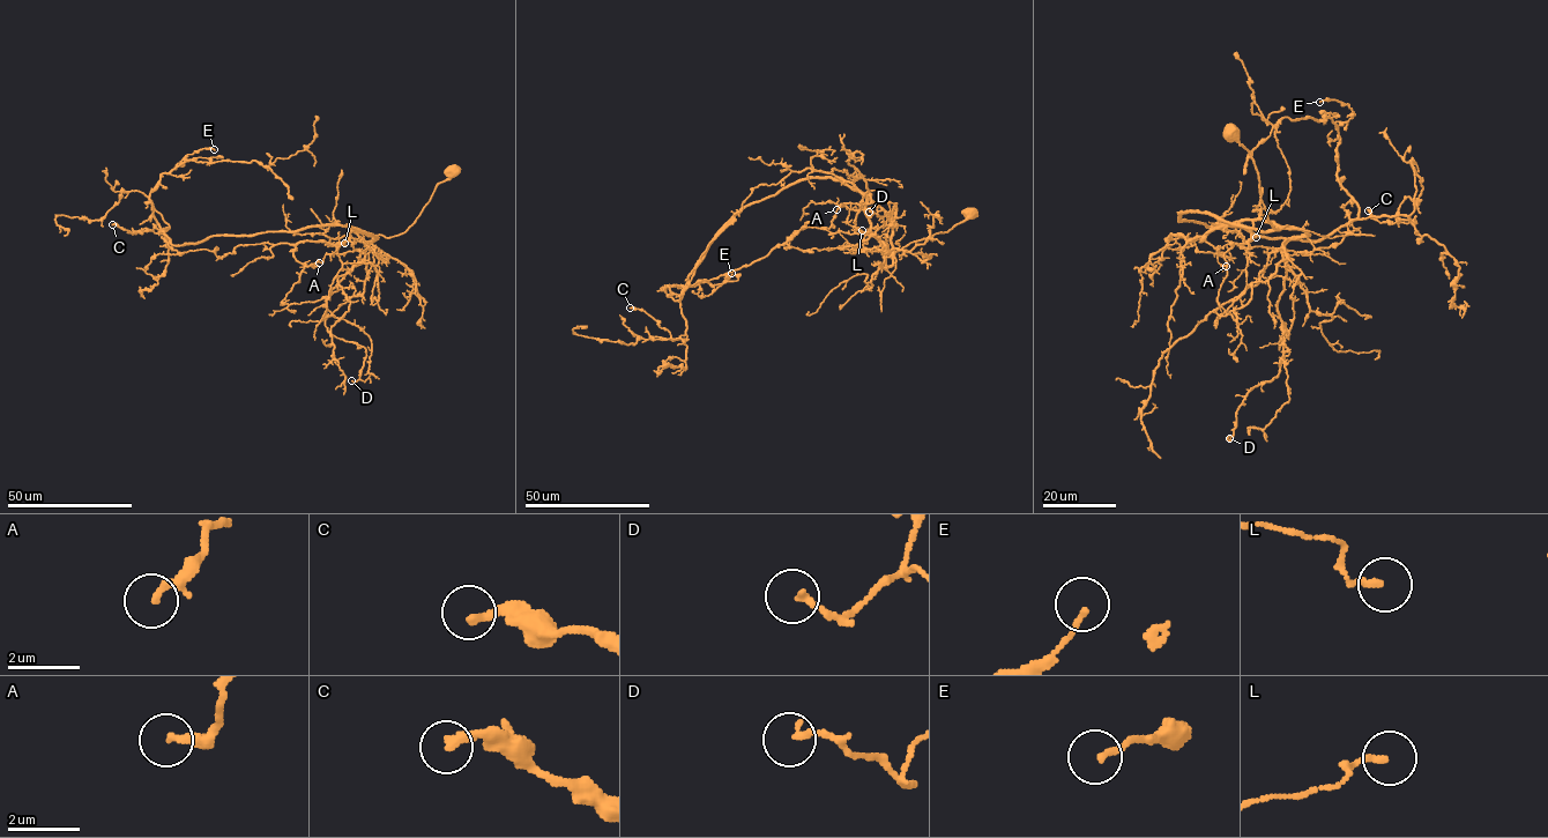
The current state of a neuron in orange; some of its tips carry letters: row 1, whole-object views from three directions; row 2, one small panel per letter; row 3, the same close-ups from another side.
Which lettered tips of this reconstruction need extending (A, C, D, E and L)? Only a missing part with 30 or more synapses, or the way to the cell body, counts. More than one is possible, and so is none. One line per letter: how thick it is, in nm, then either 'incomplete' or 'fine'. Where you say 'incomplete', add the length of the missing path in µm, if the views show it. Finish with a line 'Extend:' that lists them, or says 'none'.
A: 140 nm thick; fine
C: 240 nm thick; fine
D: 170 nm thick; fine
E: 150 nm thick; fine
L: 170 nm thick; fine
Extend: none

